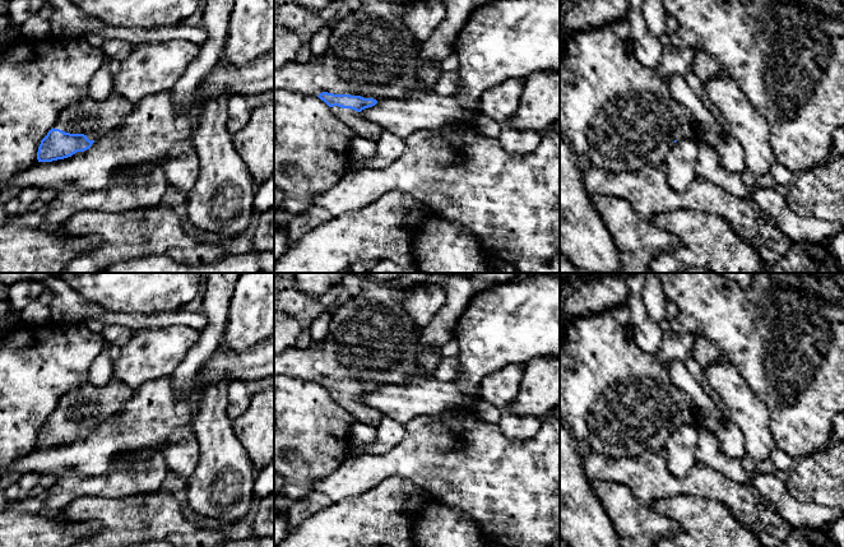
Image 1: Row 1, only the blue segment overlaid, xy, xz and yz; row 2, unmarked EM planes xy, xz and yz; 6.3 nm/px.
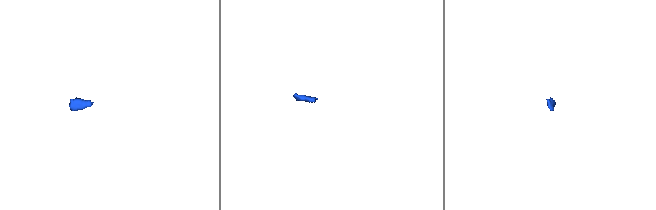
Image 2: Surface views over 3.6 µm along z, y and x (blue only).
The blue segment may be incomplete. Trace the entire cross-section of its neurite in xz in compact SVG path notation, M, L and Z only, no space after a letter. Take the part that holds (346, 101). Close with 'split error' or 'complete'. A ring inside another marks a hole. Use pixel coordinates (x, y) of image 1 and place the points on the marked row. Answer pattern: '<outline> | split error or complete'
M361 0L361 8L333 24L329 47L324 55L307 62L288 62L274 68L274 91L319 97L358 136L377 142L382 128L360 112L386 97L416 96L426 92L417 79L422 66L440 64L454 54L456 37L479 0L442 0L446 14L431 36L421 42L403 22L404 13L418 0Z | split error

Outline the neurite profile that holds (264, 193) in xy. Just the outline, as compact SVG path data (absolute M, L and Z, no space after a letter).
M274 172L269 179L256 186L254 209L259 214L274 209Z

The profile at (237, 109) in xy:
M231 96L227 101L227 129L233 135L241 130L250 119L250 108L242 96Z

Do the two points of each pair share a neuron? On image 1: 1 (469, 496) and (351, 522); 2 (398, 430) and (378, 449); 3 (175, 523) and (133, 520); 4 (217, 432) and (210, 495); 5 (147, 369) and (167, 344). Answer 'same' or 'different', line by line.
1: different
2: same
3: same
4: same
5: same

